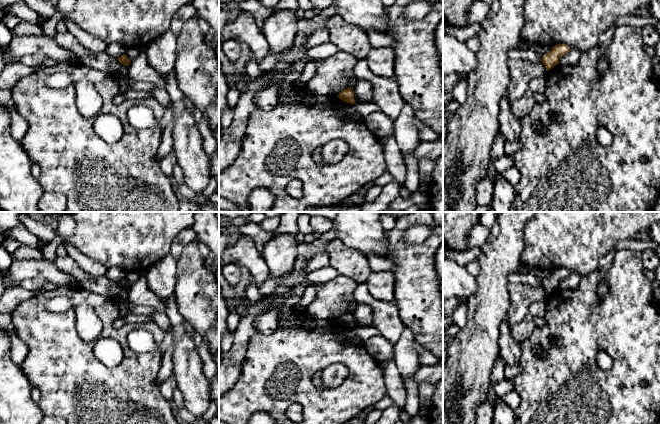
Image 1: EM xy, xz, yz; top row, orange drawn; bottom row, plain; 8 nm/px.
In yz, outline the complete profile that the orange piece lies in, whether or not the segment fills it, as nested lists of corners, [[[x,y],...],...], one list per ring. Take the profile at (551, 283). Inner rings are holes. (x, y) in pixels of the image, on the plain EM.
[[[557,268],[552,271],[552,274],[549,277],[546,277],[542,280],[541,286],[548,295],[559,288],[559,283],[569,275],[570,272],[566,268]]]

